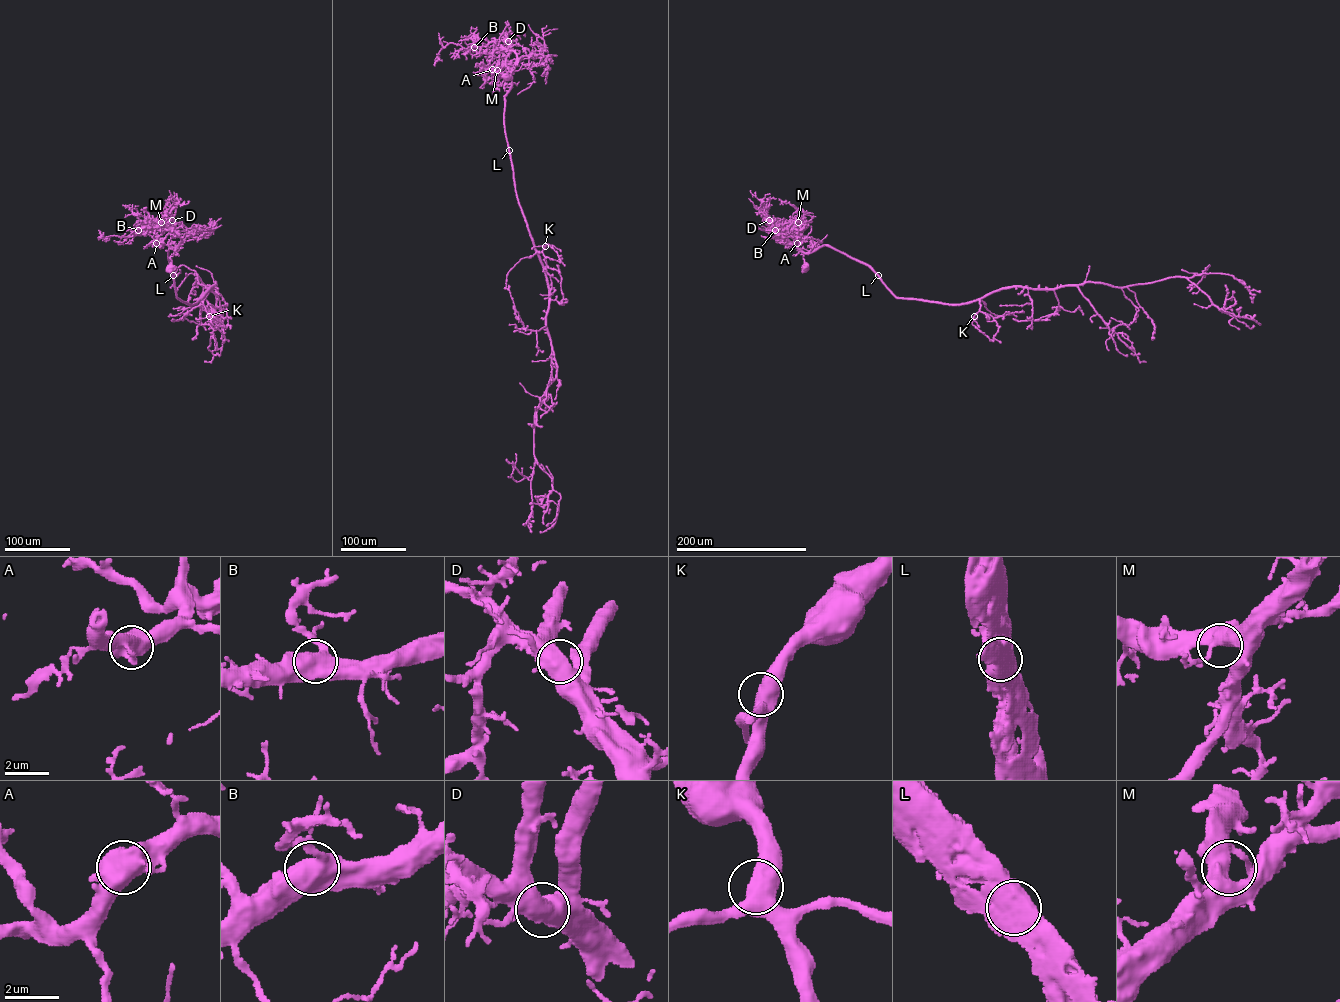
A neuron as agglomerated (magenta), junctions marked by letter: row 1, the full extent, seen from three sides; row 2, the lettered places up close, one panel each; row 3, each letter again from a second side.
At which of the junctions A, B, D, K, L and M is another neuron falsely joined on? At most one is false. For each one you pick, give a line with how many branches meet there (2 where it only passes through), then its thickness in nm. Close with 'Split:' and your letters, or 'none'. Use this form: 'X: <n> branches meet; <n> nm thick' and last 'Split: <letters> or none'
Split: none

